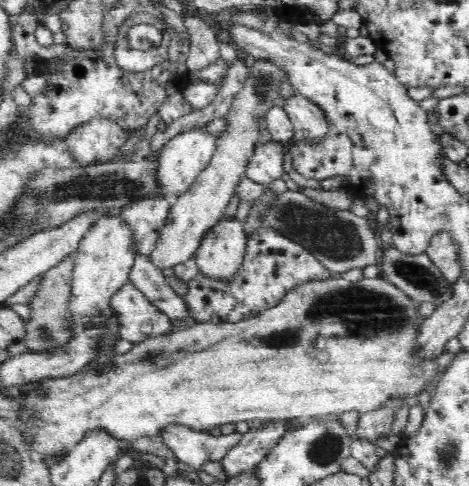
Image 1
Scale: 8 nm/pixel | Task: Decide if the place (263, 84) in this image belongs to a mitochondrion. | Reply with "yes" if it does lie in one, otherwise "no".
yes

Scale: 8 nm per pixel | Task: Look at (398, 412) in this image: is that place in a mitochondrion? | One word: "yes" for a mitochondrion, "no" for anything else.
no

